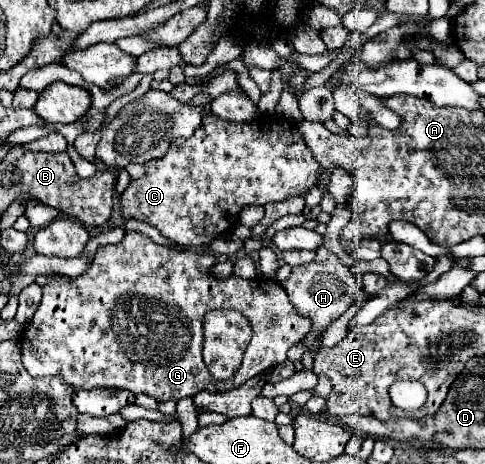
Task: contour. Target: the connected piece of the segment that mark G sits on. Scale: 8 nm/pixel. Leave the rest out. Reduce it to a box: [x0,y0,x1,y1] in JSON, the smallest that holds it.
[22,231,312,401]

